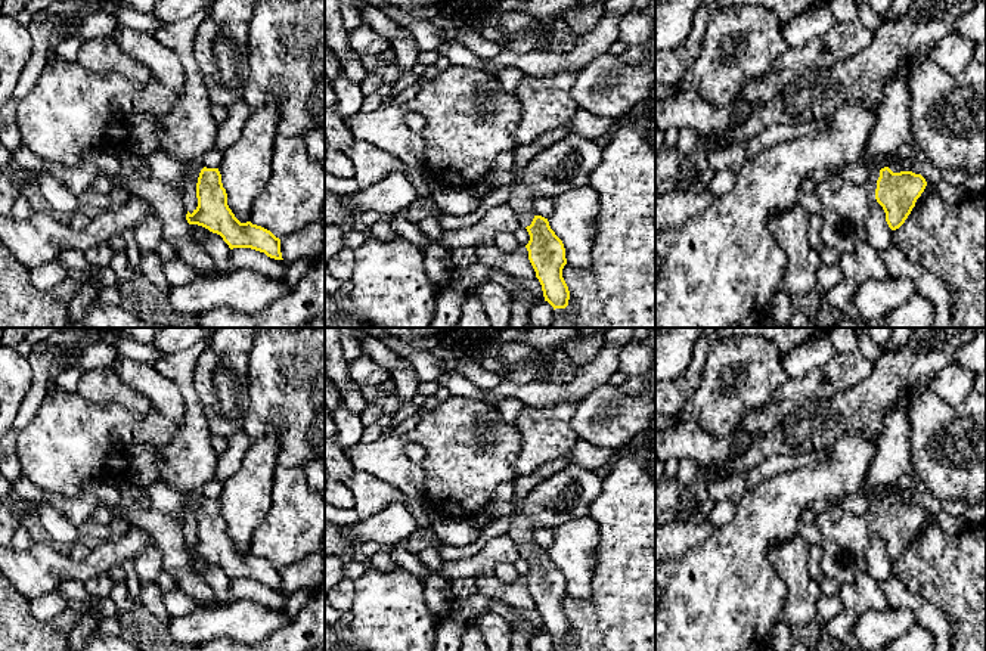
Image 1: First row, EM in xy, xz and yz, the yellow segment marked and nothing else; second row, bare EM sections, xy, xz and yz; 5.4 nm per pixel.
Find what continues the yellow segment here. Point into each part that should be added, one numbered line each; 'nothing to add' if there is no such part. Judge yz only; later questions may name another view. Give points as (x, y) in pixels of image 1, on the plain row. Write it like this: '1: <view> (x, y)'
1: yz (846, 536)

